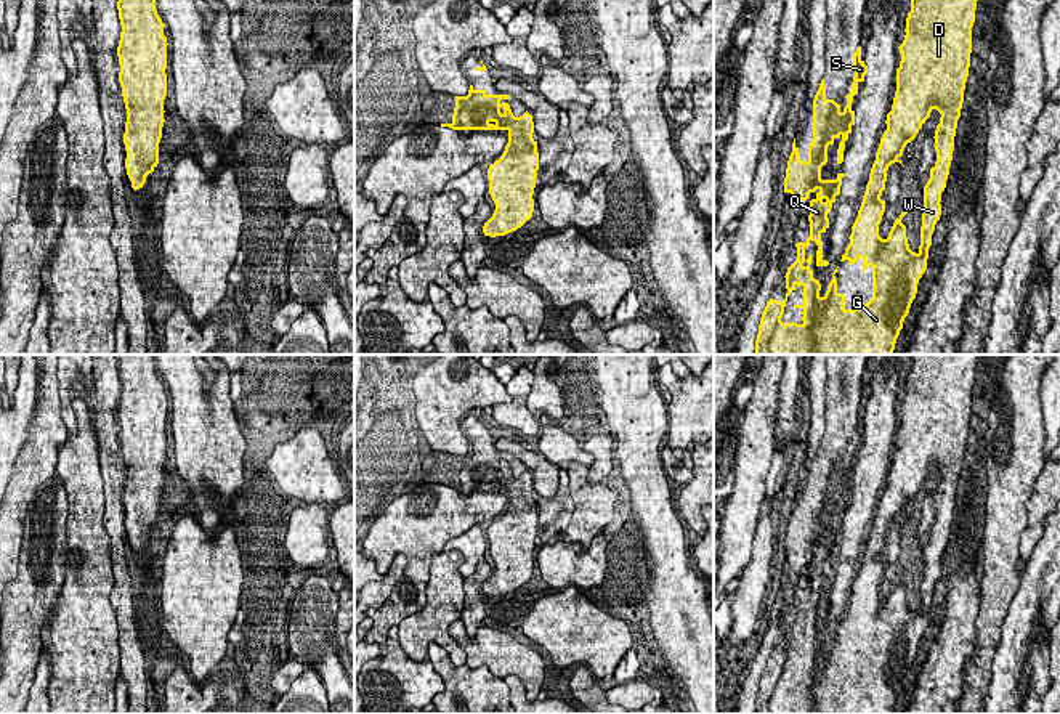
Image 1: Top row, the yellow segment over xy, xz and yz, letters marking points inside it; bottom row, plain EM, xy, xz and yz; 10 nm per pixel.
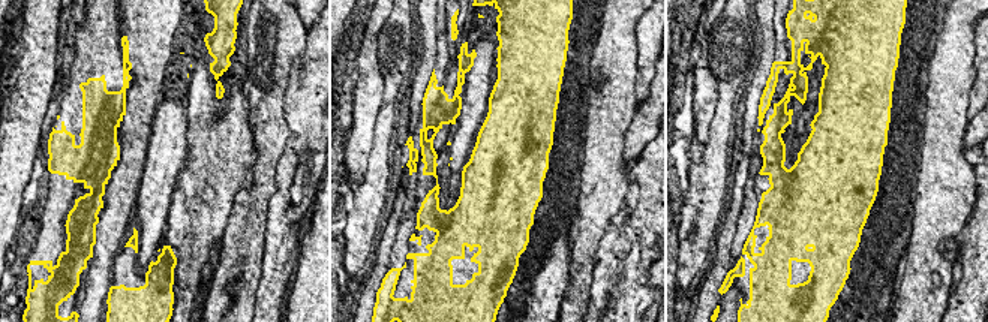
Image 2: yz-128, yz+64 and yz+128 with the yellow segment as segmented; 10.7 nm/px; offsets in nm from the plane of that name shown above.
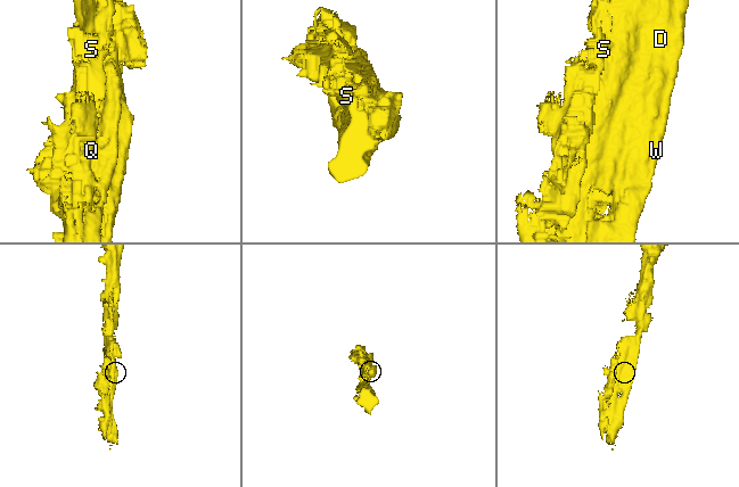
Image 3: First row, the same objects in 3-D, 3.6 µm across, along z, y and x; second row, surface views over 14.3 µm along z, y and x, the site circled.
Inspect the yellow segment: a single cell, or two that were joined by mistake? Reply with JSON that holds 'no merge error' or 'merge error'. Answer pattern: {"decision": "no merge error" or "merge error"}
{"decision": "no merge error"}

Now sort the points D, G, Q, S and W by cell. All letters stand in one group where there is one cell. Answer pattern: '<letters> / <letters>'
D G Q S W

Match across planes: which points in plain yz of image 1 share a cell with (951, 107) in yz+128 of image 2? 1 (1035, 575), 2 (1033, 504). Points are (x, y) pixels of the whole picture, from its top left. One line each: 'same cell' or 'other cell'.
1: other cell
2: other cell

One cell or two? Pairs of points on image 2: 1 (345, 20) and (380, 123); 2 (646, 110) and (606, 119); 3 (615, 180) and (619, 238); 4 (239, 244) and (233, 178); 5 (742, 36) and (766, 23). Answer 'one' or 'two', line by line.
1: two
2: two
3: two
4: two
5: two

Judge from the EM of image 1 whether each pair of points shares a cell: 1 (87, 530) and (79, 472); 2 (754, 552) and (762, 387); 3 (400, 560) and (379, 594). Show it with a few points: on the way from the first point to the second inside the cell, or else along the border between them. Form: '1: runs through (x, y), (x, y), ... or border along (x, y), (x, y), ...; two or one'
1: runs through (85, 515), (84, 486); one
2: runs through (751, 511), (752, 429); one
3: runs through (396, 568), (385, 586); one

